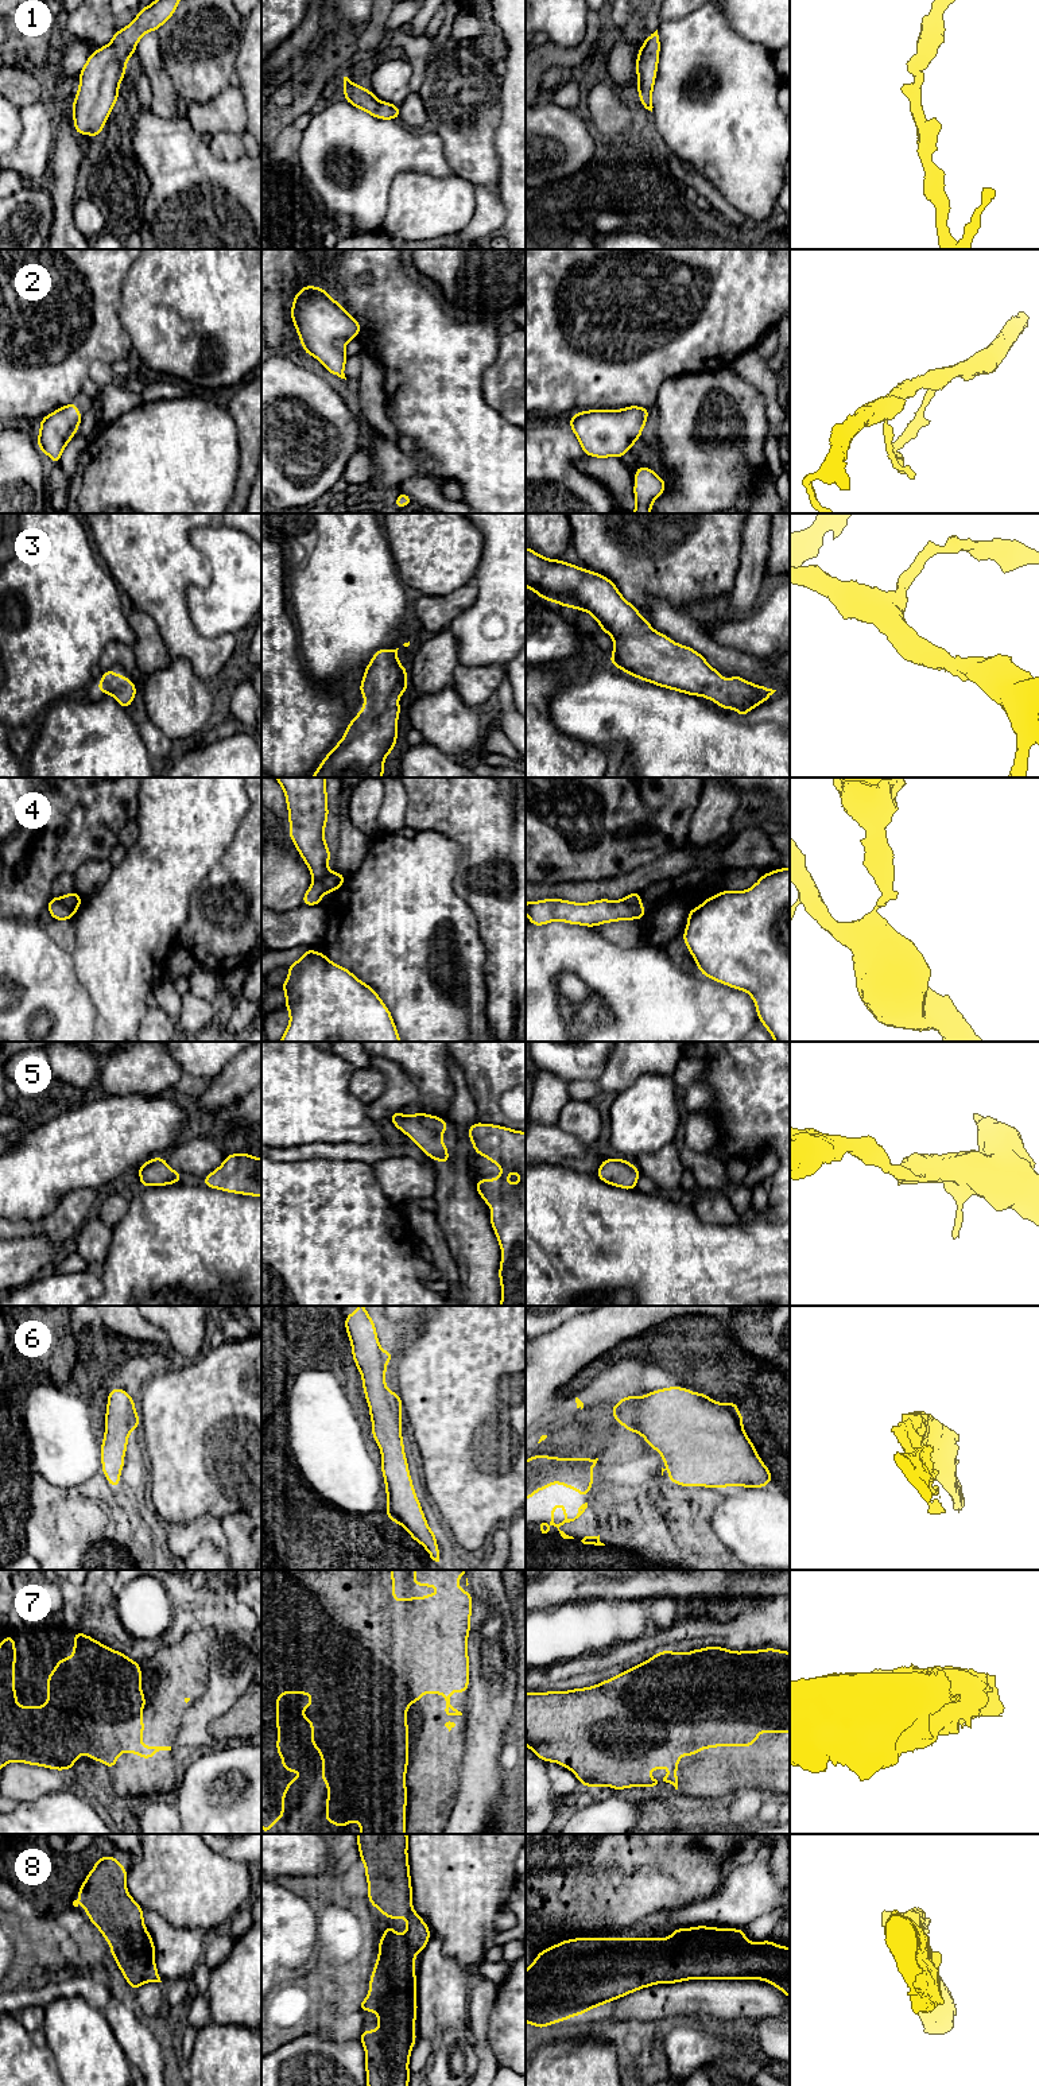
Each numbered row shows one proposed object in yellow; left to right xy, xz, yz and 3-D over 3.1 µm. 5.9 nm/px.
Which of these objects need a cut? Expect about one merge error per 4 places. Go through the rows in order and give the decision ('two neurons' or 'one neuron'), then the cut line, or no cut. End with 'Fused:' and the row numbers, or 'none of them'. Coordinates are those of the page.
1: one neuron; cut none
2: one neuron; cut none
3: one neuron; cut none
4: two neurons; cut xy (51, 896), (74, 911)
5: one neuron; cut none
6: one neuron; cut none
7: one neuron; cut none
8: one neuron; cut none
Fused: 4

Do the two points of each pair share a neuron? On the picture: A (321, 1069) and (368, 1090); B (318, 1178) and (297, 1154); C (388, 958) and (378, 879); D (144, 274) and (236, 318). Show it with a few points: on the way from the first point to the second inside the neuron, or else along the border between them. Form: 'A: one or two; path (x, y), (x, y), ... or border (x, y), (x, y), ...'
A: two; border (356, 1069), (351, 1078), (349, 1092), (367, 1105)
B: two; border (333, 1159), (275, 1160)
C: one; path (388, 938), (388, 899)
D: one; path (167, 297), (182, 301), (213, 301)

